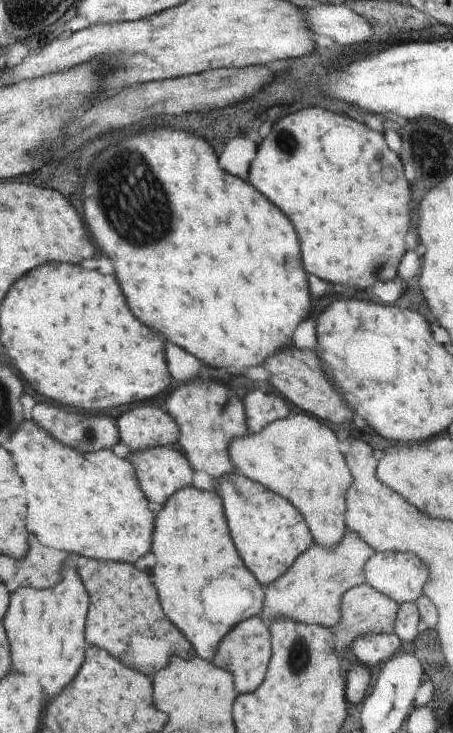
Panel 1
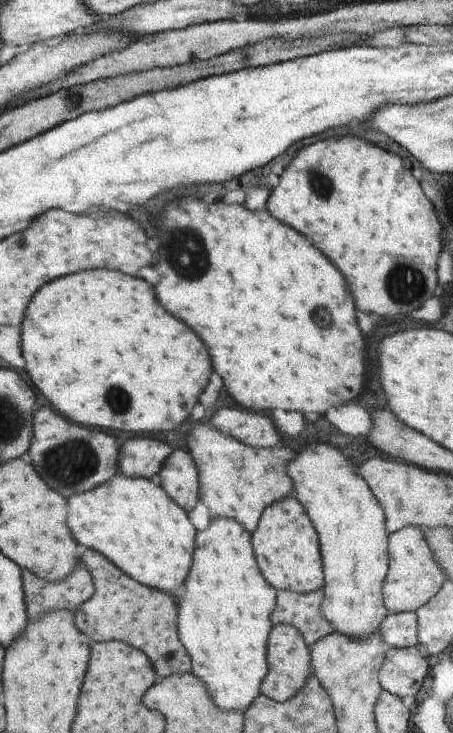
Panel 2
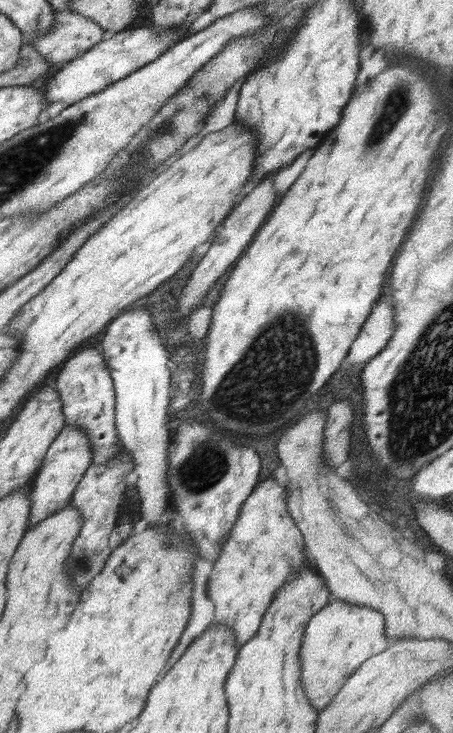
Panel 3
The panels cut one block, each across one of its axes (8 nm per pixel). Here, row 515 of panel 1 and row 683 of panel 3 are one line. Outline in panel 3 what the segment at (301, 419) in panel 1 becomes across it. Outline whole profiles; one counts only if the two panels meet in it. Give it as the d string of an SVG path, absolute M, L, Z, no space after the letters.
M338 599L330 600L314 614L302 635L300 662L304 694L312 708L321 711L336 696L343 684L366 660L388 648L385 618L370 606L360 606Z

